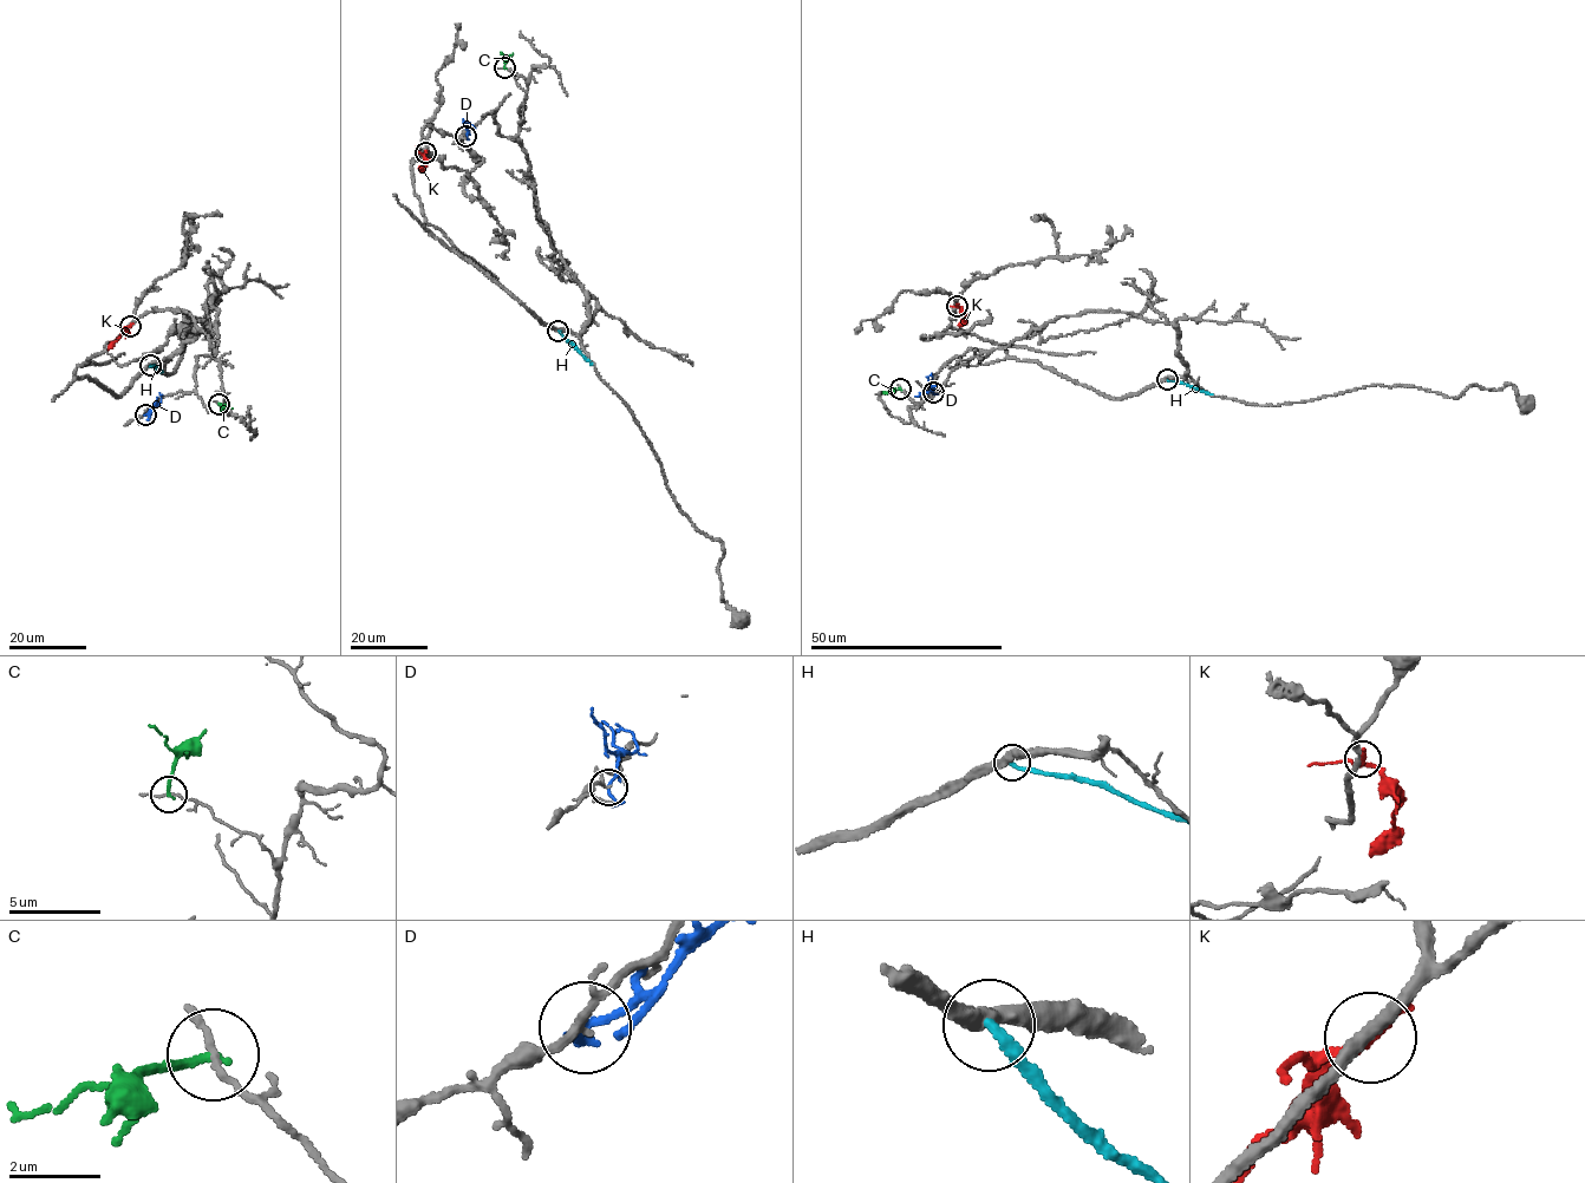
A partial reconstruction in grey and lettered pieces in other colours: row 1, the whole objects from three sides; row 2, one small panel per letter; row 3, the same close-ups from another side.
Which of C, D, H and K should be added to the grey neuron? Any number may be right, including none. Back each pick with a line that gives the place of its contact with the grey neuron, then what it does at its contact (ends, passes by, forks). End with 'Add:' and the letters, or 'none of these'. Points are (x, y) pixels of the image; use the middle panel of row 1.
Add: none of these

